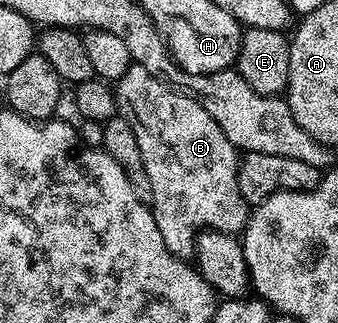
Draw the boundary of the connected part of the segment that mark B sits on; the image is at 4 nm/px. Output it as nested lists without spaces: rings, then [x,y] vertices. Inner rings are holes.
[[[136,63],[129,66],[122,81],[116,82],[115,96],[120,112],[131,123],[135,139],[139,139],[139,155],[143,157],[143,177],[149,180],[149,193],[153,196],[153,218],[163,235],[163,243],[177,257],[189,259],[194,256],[197,234],[214,229],[220,233],[240,234],[249,221],[250,206],[239,195],[237,162],[239,150],[232,145],[211,115],[194,97],[171,89],[147,67]]]

